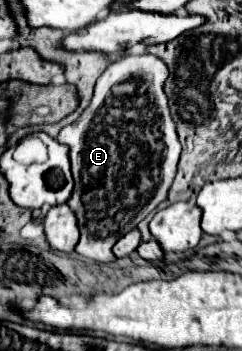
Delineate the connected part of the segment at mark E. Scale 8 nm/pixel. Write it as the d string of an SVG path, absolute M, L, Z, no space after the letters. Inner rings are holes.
M152 54L122 56L98 78L94 96L80 118L58 134L58 140L70 146L74 190L68 206L78 218L80 242L76 252L84 258L116 260L112 246L168 196L182 146L162 88L166 78L168 68L160 58ZM122 82L136 82L138 96L114 98L112 88Z

